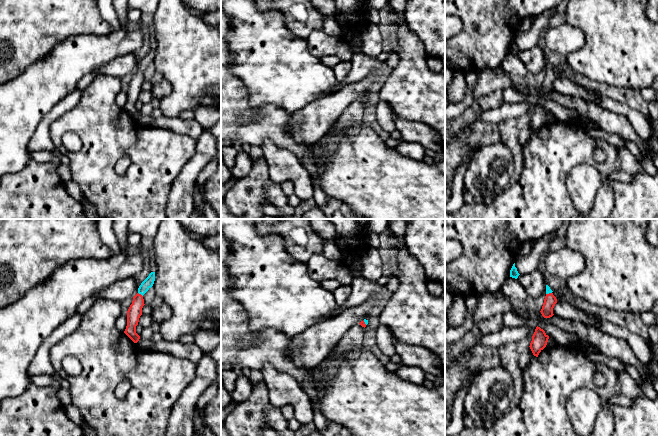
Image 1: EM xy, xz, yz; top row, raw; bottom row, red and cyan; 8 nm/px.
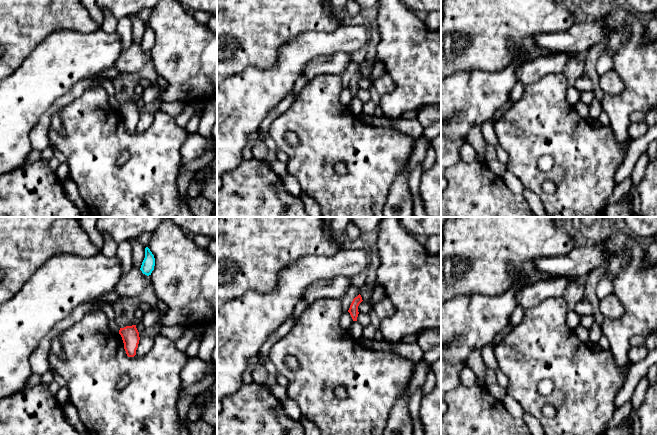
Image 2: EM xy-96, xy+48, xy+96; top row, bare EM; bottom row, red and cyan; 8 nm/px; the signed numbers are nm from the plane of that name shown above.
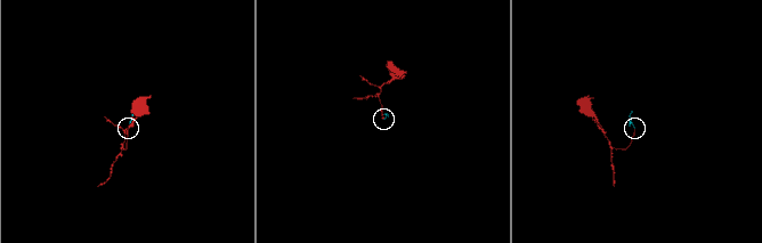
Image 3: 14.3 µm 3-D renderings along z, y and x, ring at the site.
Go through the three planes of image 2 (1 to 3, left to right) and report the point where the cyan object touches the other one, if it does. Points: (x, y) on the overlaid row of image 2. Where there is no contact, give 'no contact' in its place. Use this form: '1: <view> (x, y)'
1: no contact
2: no contact
3: no contact

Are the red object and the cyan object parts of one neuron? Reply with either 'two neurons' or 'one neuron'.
one neuron

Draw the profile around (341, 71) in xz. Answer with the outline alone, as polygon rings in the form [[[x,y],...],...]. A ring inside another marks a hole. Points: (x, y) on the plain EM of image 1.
[[[341,61],[337,66],[333,68],[335,76],[339,82],[343,81],[352,68],[351,61]]]

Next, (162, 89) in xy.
[[[163,79],[161,82],[153,85],[151,90],[153,98],[161,100],[172,92],[171,84]]]

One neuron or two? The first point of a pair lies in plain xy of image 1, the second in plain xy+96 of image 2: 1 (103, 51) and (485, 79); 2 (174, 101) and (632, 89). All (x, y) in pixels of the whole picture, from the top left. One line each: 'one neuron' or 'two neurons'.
1: one neuron
2: one neuron

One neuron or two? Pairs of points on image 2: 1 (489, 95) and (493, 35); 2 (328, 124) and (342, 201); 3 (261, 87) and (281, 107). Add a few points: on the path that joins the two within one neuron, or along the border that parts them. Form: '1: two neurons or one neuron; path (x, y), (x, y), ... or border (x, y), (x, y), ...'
1: two neurons; border (513, 63), (496, 71), (476, 69), (468, 71)
2: one neuron; path (323, 143), (319, 150), (319, 176), (325, 182)
3: two neurons; border (289, 92), (262, 120)

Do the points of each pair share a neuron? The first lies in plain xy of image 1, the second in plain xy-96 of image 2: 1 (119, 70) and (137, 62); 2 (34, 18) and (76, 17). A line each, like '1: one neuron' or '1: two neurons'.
1: one neuron
2: one neuron

